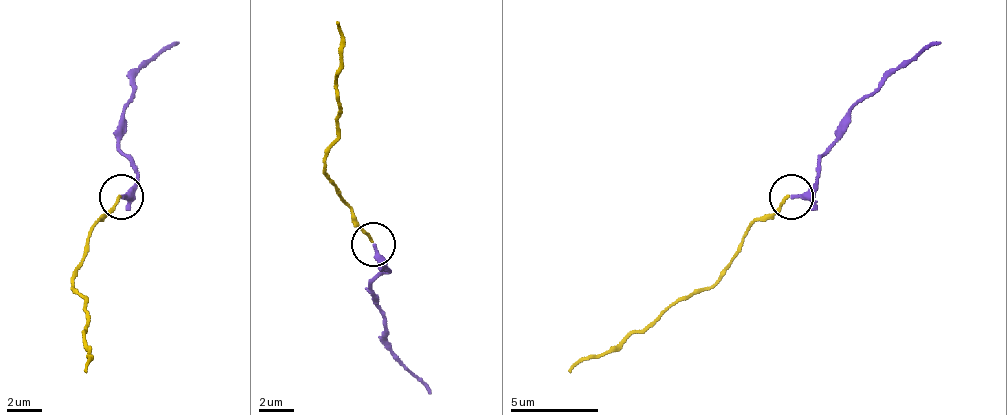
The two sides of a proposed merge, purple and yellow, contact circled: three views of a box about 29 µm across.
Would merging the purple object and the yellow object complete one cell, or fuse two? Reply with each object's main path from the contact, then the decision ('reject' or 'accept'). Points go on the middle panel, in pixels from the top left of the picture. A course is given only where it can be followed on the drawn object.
course purple (372, 245), (390, 271), (385, 271), (372, 285), (372, 302), (385, 337), (429, 395); course yellow (372, 241), (341, 201), (341, 192), (324, 170), (337, 130), (337, 82), (341, 51), (337, 20); accept

